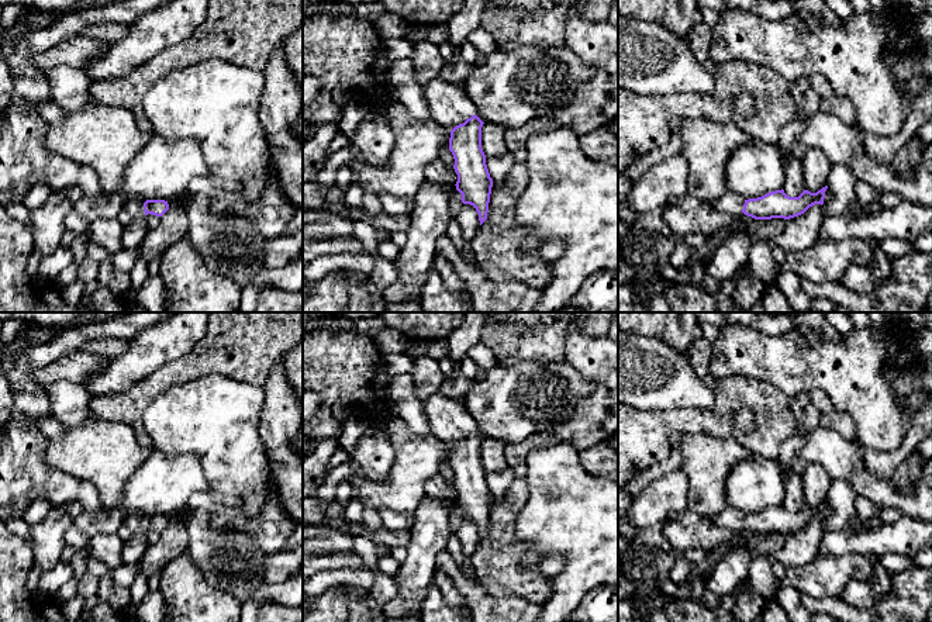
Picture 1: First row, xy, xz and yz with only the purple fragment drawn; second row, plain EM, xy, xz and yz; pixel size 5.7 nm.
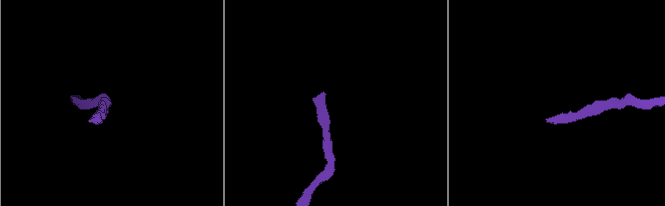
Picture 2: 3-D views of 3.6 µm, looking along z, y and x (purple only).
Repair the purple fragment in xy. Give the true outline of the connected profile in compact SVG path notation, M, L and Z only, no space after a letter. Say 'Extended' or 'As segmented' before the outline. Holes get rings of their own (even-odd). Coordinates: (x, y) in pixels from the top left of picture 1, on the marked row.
Extended. M131 197L125 200L122 210L125 210L131 217L148 214L162 217L169 210L169 204L165 200L144 200Z

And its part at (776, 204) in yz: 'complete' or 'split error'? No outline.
split error

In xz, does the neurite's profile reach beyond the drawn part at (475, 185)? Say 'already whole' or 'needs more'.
needs more

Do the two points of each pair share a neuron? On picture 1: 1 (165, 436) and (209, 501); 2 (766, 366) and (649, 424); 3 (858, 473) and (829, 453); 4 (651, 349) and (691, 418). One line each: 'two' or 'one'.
1: two
2: two
3: one
4: two

